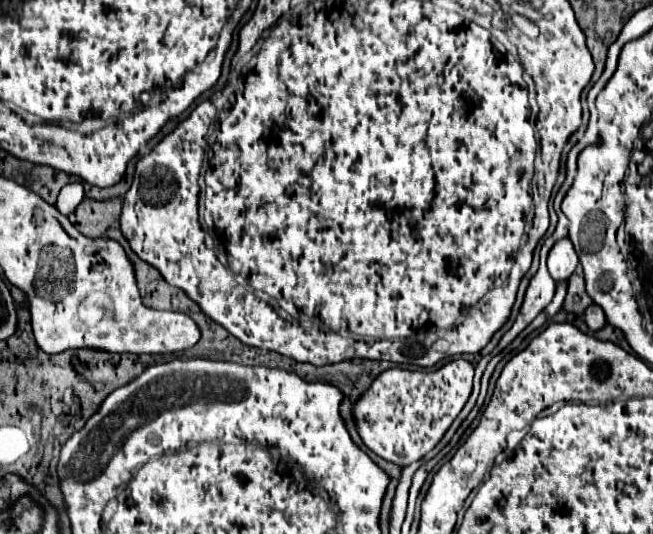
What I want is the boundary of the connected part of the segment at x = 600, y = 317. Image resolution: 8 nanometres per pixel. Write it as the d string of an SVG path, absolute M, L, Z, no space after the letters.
M591 304L591 306L587 308L587 312L585 312L585 322L587 322L587 326L589 326L593 332L601 330L601 328L605 326L605 314L603 314L603 310L601 310L599 306Z

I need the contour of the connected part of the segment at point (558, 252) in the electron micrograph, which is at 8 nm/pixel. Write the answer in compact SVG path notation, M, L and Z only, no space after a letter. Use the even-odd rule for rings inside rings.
M563 238L559 240L551 252L549 252L549 258L547 258L547 266L549 266L549 274L555 282L565 282L569 280L569 276L575 272L579 264L579 258L575 254L575 248L571 246L571 240L569 238Z

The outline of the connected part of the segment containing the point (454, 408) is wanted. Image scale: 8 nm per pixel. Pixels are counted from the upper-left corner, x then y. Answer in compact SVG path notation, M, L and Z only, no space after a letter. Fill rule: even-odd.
M457 358L433 372L411 372L403 368L385 370L355 404L357 430L369 450L397 466L421 460L437 446L451 422L471 396L473 364Z

